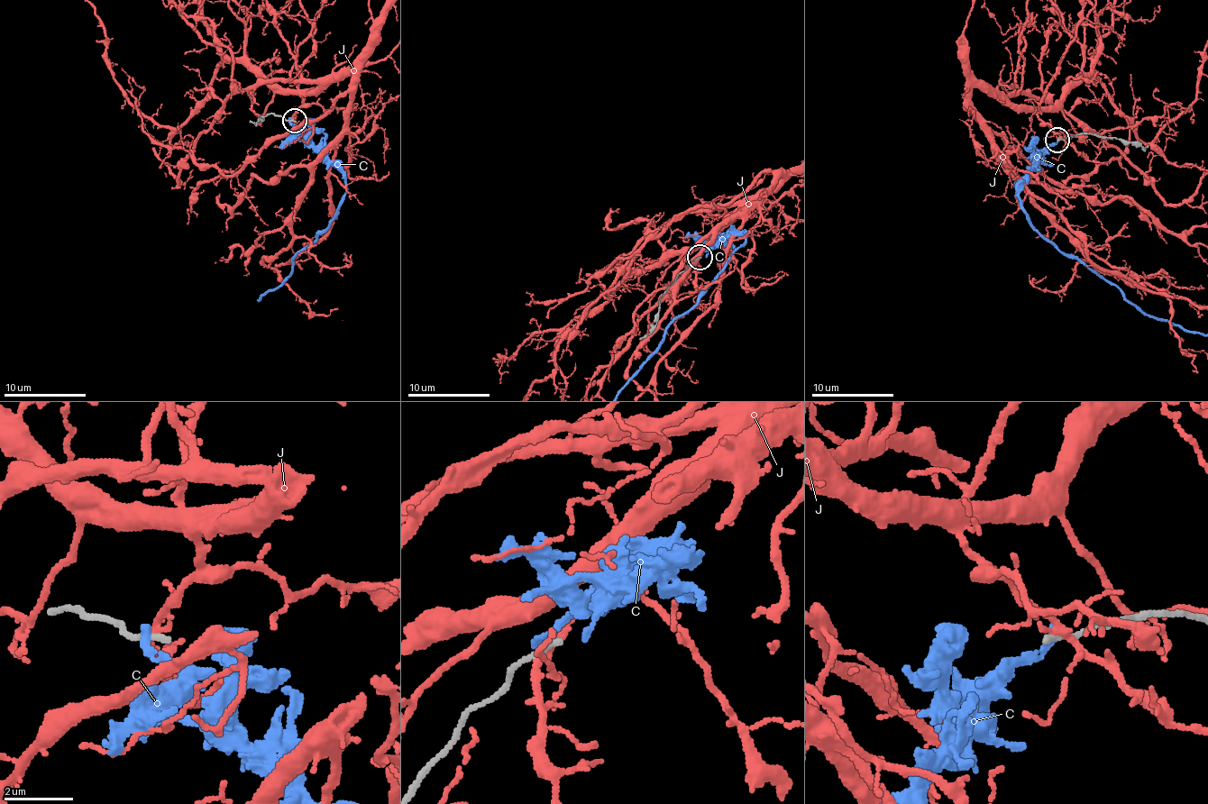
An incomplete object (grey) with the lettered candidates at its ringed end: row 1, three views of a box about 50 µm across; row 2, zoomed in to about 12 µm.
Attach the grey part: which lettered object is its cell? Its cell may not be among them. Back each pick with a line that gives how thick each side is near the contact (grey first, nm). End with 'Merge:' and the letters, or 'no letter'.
Merge: no letter

